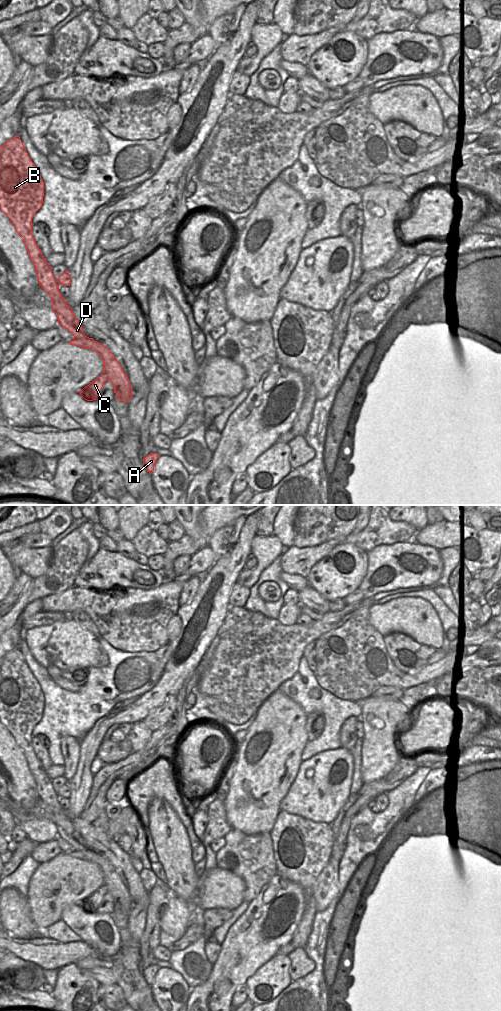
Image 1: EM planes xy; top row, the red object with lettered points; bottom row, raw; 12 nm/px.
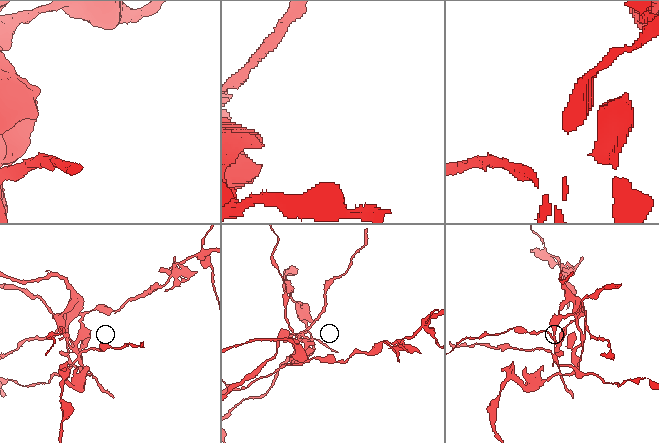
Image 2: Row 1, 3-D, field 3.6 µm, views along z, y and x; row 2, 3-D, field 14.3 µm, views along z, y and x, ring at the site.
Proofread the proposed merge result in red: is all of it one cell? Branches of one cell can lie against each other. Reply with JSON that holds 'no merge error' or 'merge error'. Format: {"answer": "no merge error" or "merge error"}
{"answer": "merge error"}

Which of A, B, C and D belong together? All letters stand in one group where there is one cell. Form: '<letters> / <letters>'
A B D / C

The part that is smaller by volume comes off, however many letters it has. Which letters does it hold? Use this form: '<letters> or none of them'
C

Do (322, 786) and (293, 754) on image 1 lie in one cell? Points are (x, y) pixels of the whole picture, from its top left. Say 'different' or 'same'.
different

